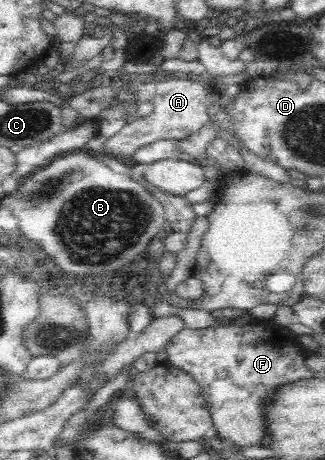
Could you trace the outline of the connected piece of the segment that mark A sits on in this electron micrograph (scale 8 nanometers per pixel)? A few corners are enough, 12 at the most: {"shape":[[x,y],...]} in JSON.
{"shape":[[175,76],[156,84],[152,113],[105,139],[121,161],[140,146],[186,139],[210,122],[211,90]]}

